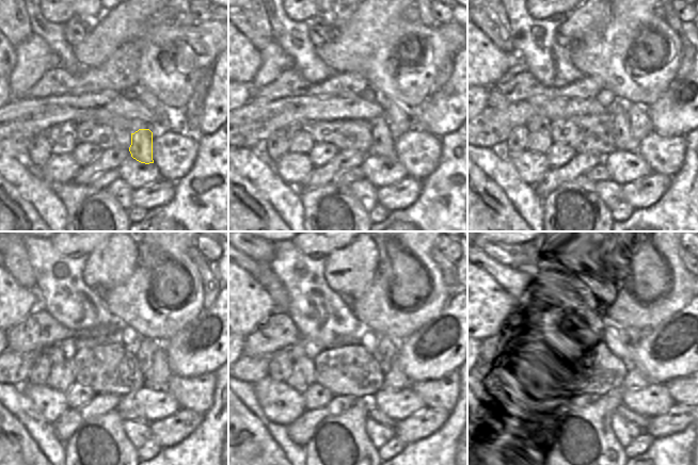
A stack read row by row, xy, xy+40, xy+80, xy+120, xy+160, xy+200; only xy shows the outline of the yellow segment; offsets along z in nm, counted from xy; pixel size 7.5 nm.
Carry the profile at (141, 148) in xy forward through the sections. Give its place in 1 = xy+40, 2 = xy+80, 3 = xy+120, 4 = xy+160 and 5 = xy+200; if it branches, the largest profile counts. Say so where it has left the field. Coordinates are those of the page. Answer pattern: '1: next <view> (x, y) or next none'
1: next xy+40 (383, 139)
2: next xy+80 (622, 137)
3: next xy+120 (145, 349)
4: next xy+160 (385, 350)
5: next xy+200 (631, 336)

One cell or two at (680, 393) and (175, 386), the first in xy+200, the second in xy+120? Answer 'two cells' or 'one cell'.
one cell

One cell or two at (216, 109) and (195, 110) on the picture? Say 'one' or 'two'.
two

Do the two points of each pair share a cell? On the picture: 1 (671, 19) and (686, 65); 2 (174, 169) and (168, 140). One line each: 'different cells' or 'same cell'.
1: same cell
2: same cell

